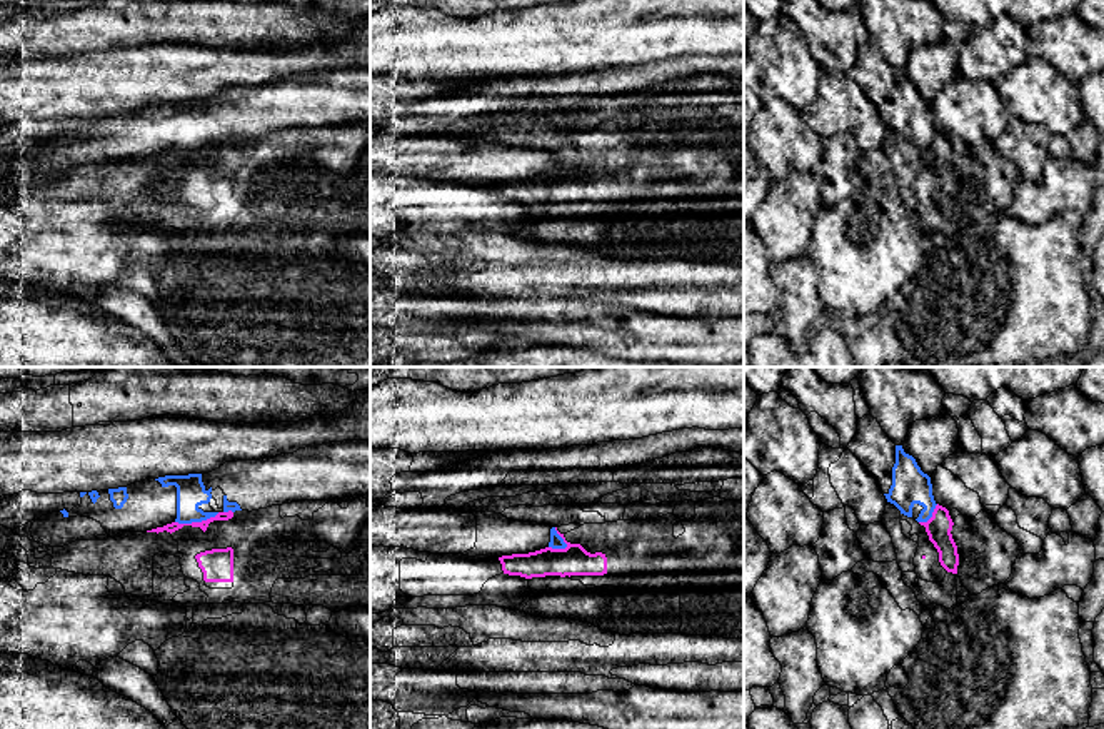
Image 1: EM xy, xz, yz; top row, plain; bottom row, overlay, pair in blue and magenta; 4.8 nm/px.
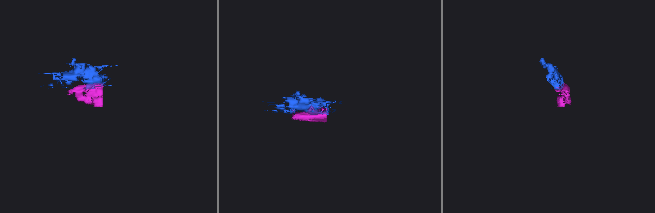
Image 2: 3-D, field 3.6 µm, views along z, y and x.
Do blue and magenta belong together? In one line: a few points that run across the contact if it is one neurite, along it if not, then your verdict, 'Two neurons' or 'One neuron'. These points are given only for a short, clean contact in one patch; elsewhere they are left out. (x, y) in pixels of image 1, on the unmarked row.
Line: xy (219, 139), (200, 147), (175, 149). Two neurons

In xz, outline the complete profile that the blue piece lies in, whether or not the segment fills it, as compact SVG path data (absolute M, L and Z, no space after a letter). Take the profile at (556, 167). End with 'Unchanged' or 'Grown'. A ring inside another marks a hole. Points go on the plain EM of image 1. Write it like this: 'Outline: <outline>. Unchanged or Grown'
Outline: M370 132L370 173L379 172L469 184L502 184L567 173L555 153L510 147L489 137L470 140L445 132L434 135Z. Grown

